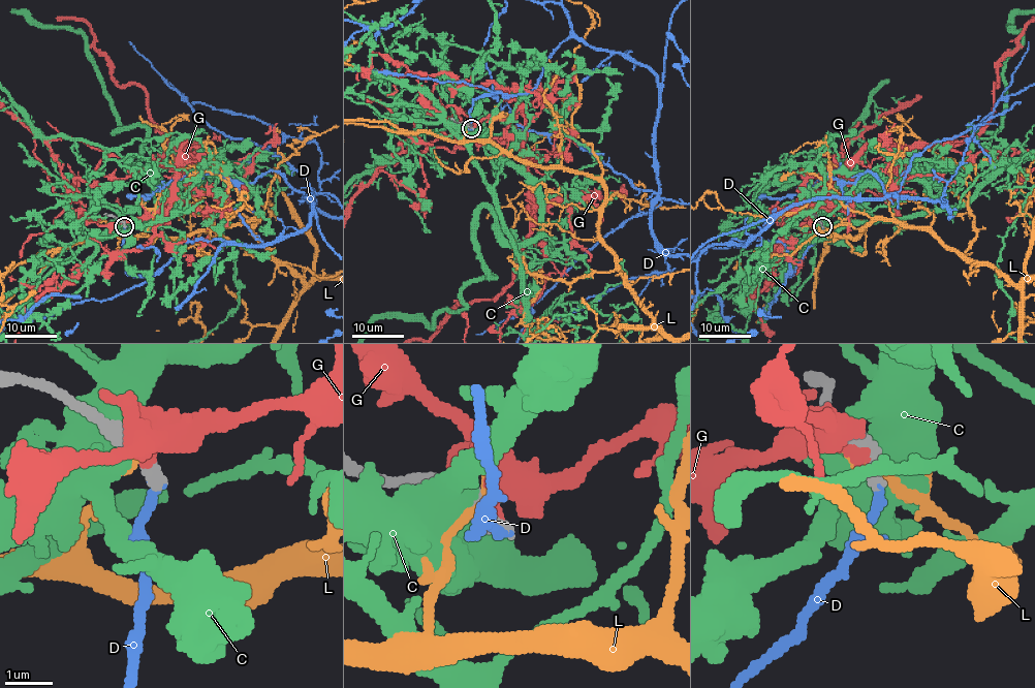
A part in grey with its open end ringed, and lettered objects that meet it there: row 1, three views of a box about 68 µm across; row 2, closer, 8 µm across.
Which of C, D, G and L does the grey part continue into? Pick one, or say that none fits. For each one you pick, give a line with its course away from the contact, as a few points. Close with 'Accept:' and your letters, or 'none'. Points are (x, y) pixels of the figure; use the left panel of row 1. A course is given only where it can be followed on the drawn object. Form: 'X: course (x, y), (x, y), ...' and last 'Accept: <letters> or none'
D: course (125, 226), (135, 276), (156, 275), (187, 242), (273, 243), (313, 213), (324, 240)
Accept: D

